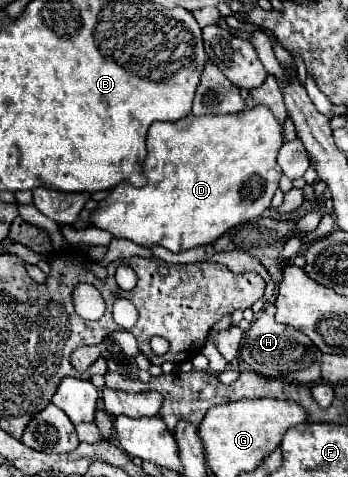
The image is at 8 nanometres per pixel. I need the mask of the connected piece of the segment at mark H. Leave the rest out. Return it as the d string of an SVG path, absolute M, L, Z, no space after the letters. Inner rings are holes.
M268 304L264 312L250 324L250 330L244 334L244 346L240 348L240 358L244 364L248 364L254 372L266 378L286 380L286 382L298 382L298 384L310 384L320 378L320 358L322 352L304 336L304 332L280 324L274 320L276 306Z

